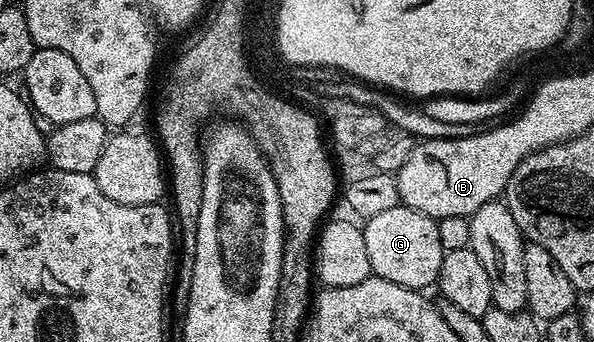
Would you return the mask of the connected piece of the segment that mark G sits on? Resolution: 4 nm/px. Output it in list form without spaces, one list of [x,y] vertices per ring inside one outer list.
[[[398,206],[383,210],[383,214],[375,214],[375,218],[364,221],[363,231],[372,275],[418,290],[429,290],[429,287],[437,284],[446,250],[439,242],[434,217],[416,212],[414,208]]]

